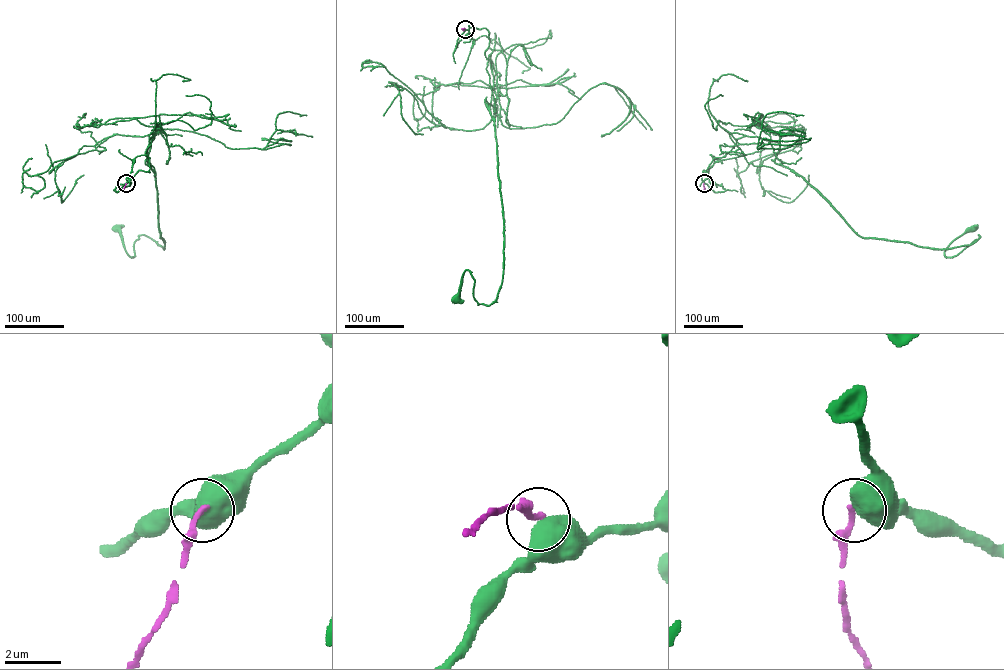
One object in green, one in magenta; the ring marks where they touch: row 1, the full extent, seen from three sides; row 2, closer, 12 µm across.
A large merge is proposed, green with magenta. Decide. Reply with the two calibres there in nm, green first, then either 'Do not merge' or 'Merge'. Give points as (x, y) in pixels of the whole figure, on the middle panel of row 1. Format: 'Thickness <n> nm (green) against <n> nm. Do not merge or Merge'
Thickness 800 nm (green) against 200 nm. Do not merge

